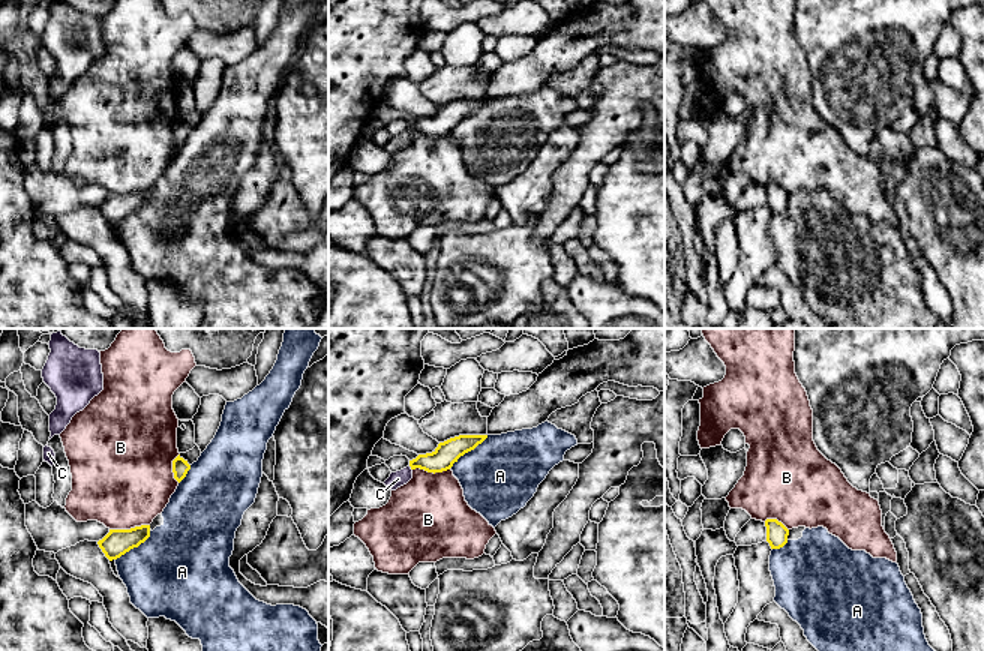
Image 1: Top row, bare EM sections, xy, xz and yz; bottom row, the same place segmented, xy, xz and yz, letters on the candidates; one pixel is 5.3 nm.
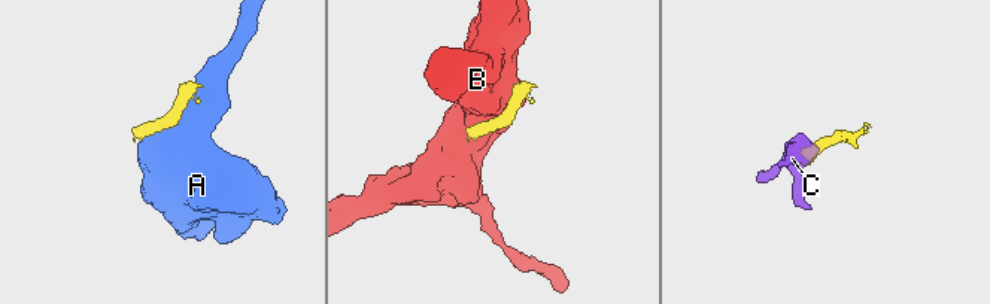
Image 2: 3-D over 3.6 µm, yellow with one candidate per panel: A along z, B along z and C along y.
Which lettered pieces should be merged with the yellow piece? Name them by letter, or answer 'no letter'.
C

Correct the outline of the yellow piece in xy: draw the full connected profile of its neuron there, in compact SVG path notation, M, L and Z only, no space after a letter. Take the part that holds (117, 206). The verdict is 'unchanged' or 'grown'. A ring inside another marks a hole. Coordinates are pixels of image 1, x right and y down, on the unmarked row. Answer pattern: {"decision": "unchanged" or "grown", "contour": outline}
{"decision": "unchanged", "contour": "M141 189L130 194L110 194L110 196L98 206L105 220L112 225L138 212L150 201L150 189Z"}

